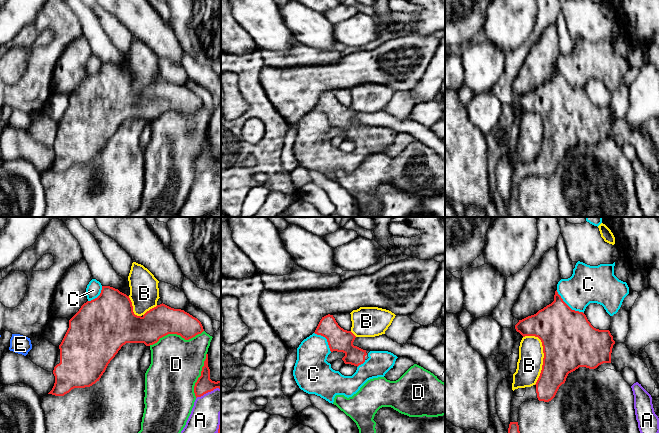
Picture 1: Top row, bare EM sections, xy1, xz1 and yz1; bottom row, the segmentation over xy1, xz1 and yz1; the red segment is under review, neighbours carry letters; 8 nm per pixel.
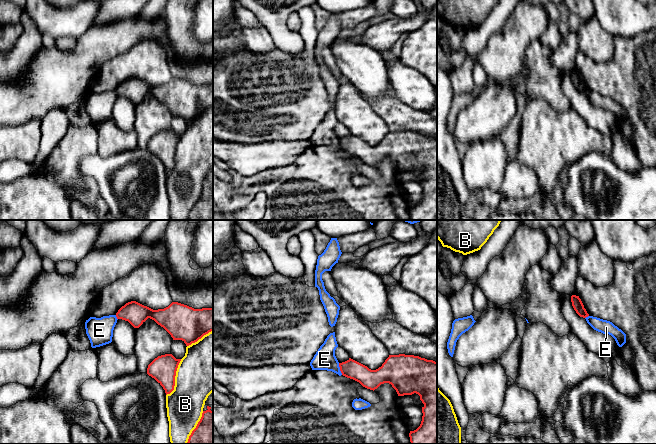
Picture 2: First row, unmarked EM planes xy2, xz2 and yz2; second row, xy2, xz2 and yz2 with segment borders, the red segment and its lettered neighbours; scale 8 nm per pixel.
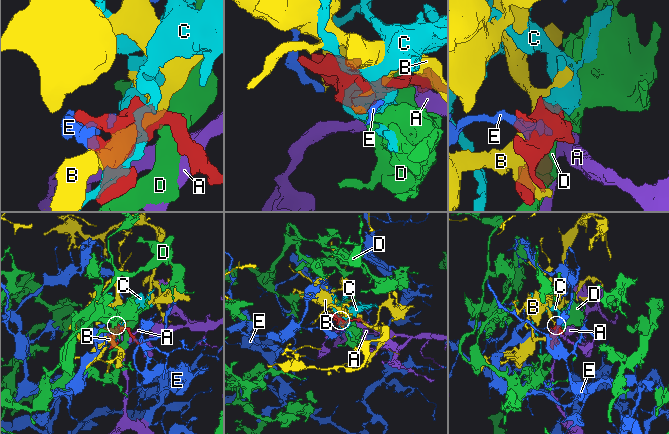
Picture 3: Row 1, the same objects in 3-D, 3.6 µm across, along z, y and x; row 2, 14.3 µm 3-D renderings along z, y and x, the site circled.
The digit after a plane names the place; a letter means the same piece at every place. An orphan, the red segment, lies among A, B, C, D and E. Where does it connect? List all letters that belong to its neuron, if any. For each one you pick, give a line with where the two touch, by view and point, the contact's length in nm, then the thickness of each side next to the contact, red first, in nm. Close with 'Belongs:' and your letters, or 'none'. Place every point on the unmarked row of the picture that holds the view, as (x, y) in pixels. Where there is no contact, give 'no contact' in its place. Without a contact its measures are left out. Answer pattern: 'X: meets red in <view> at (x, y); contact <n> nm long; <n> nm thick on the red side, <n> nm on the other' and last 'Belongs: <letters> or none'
C: meets red in yz1 at (567, 81); contact 300 nm long; 420 nm thick on the red side, 300 nm on the other
Belongs: C

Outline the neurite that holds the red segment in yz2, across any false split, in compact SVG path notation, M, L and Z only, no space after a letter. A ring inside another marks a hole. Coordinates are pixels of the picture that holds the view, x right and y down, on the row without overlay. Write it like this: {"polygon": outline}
{"polygon": "M572 71L571 78L574 86L580 93L586 94L589 92L579 72Z"}

